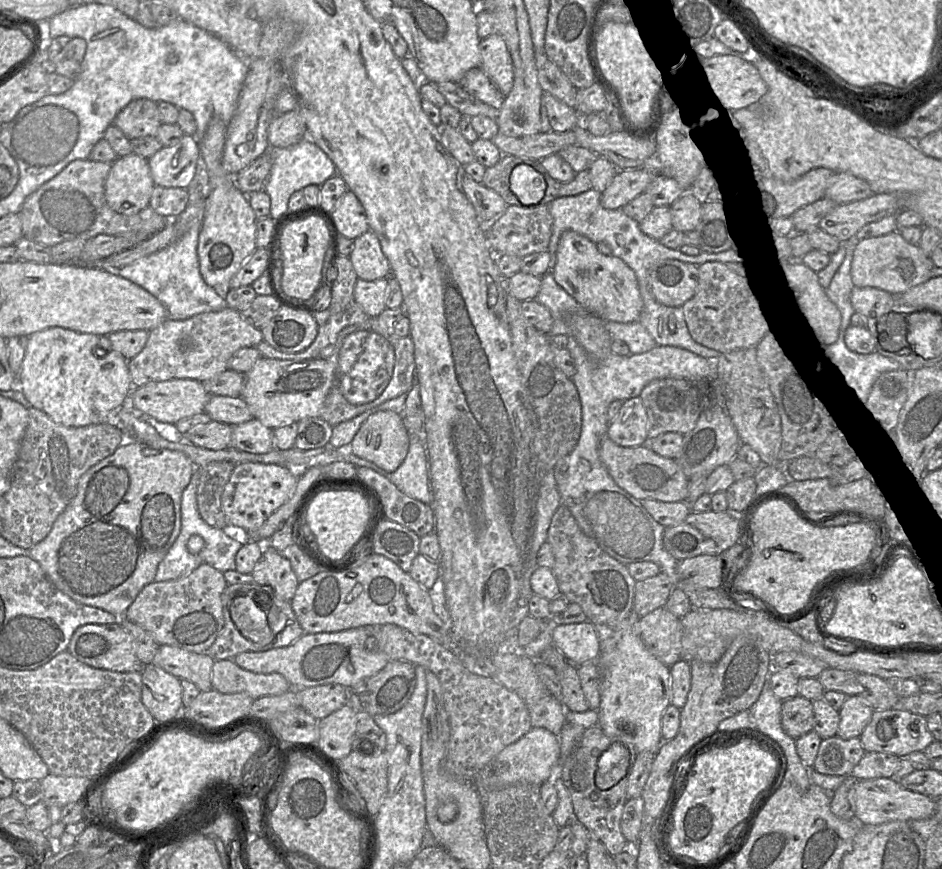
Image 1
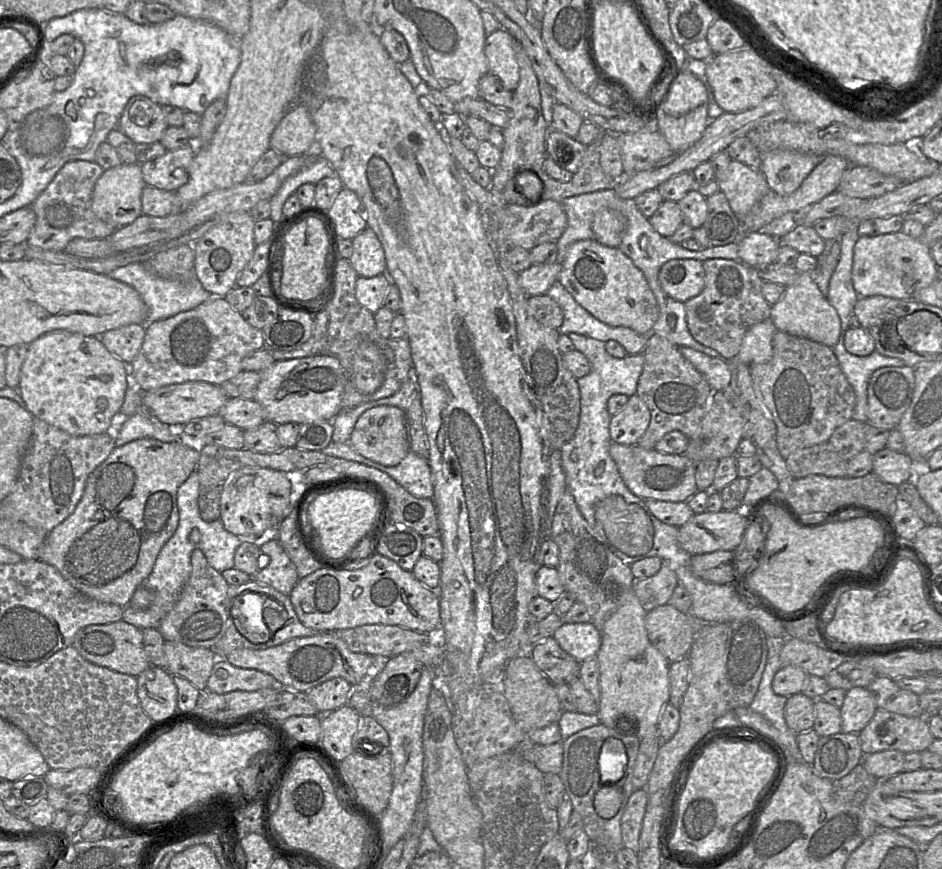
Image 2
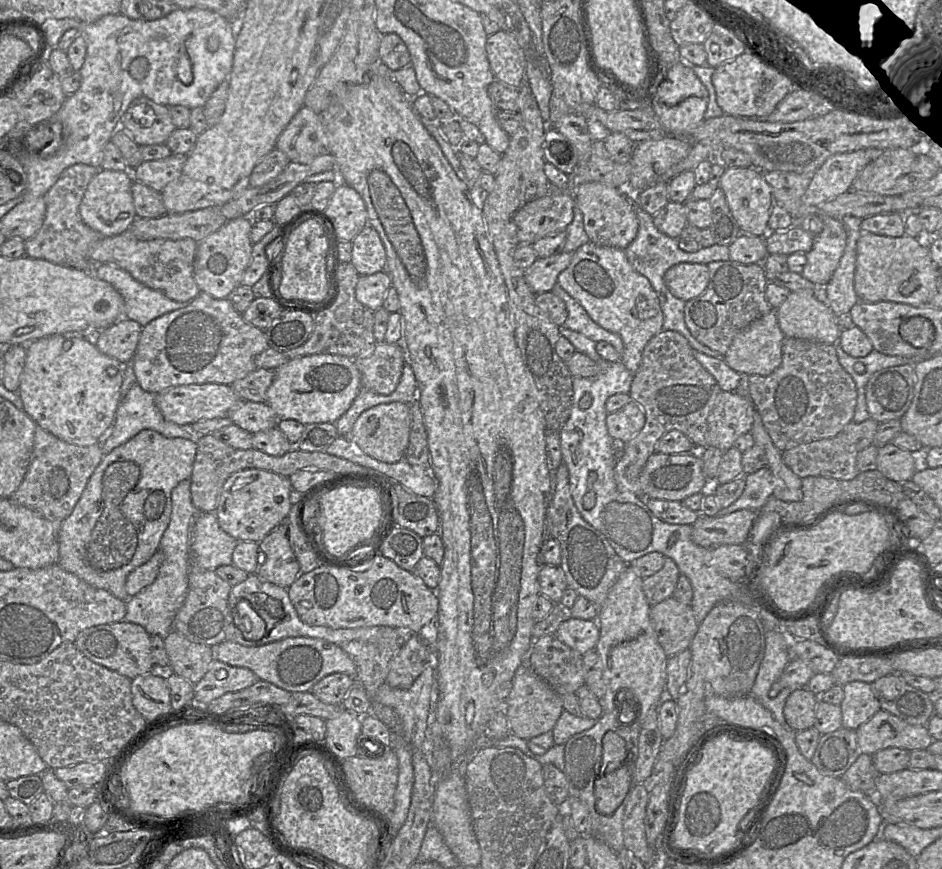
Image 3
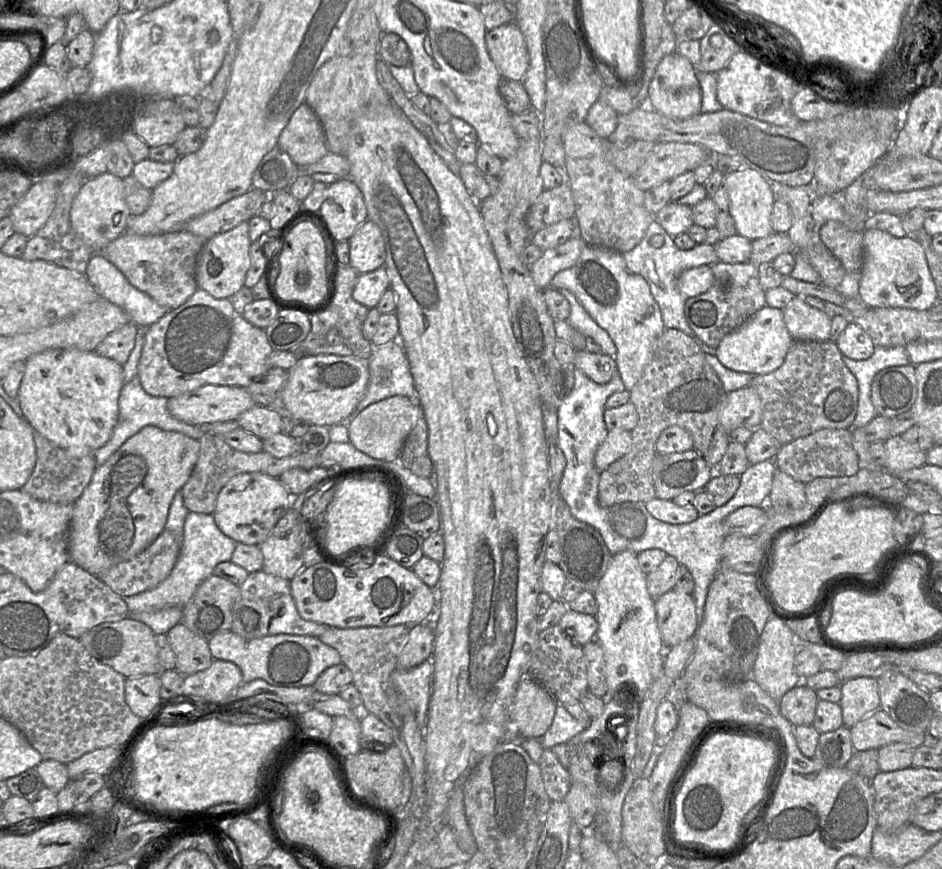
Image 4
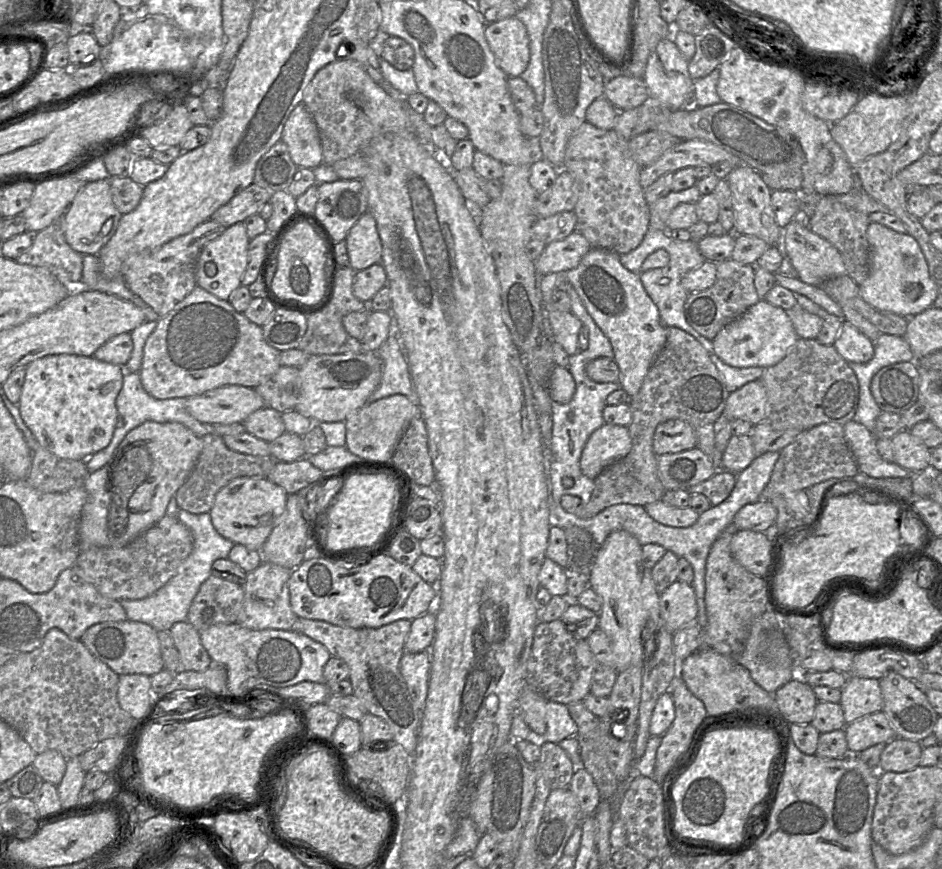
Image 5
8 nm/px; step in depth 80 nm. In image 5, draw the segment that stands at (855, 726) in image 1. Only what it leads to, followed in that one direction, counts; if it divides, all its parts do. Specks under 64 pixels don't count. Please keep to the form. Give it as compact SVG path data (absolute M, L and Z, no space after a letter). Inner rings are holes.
M847 676L840 700L846 724L883 710L883 695L878 679Z

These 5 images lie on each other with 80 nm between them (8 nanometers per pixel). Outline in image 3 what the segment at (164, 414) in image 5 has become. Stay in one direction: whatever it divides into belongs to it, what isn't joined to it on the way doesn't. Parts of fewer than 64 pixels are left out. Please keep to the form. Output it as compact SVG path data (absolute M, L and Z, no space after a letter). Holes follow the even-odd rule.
M135 382L127 394L121 398L116 415L113 421L113 431L107 437L102 439L102 449L104 455L110 453L113 449L124 444L144 429L151 429L168 438L186 438L198 442L201 436L191 427L192 425L177 425L164 418L156 405L155 395L145 391Z

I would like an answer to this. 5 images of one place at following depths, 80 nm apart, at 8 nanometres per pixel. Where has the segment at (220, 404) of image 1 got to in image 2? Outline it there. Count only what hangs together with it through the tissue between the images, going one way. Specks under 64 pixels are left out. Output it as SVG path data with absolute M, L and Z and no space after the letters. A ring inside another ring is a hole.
M230 397L218 412L224 421L243 431L253 429L266 421L265 412L254 399Z

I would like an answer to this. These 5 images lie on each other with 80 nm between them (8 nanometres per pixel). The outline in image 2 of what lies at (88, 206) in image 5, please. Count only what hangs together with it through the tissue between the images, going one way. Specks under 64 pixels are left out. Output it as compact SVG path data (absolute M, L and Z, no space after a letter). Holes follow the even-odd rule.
M122 163L107 169L95 183L91 209L100 220L114 227L120 228L129 225L142 215L141 194L145 186L139 163Z

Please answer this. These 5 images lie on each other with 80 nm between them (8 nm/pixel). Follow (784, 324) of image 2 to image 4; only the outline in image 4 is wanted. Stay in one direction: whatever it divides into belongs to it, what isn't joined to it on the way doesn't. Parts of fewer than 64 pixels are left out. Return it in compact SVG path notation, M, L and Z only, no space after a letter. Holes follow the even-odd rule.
M794 297L783 309L785 325L794 340L829 341L831 317Z

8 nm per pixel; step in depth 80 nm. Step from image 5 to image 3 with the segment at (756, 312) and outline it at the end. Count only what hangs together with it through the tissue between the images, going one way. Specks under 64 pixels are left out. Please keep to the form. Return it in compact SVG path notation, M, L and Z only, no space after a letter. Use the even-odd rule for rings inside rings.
M776 309L752 322L733 339L728 351L723 355L724 361L743 376L771 374L782 362L782 344L785 338L781 331Z

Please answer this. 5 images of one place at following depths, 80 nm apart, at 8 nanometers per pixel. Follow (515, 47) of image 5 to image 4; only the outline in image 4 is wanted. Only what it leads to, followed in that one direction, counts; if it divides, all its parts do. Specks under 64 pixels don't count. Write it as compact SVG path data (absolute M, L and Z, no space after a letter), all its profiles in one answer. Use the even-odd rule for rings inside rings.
M509 22L485 34L487 52L502 79L523 80L529 54L522 32L515 22Z

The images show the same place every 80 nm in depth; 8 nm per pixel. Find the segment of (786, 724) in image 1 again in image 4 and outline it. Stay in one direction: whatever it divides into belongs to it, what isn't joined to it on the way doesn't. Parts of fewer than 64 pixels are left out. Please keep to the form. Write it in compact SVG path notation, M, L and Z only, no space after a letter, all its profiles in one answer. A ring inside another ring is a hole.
M801 681L785 693L779 707L782 715L794 726L812 725L819 700L817 691Z

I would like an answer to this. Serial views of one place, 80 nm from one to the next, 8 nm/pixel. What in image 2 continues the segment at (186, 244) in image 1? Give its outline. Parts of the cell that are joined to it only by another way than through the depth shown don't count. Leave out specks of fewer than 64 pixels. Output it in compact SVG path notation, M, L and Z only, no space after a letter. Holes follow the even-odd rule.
M131 263L113 270L108 276L133 287L140 294L147 307L145 325L193 309L212 297L202 286L195 270L188 281L174 281L157 276L147 263Z

